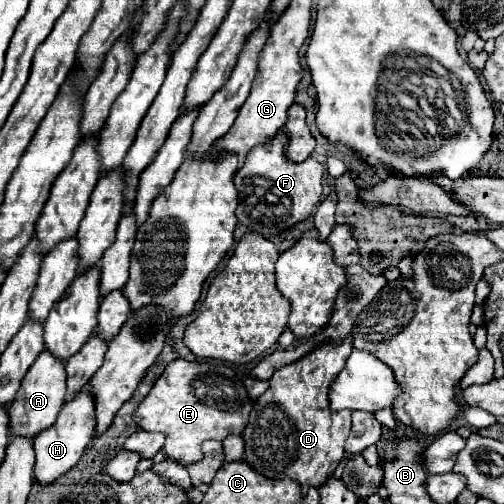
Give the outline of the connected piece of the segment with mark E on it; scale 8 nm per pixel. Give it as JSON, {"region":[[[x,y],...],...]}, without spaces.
{"region":[[[174,360],[160,374],[150,394],[140,402],[134,414],[138,428],[146,432],[166,434],[164,454],[188,466],[202,456],[204,440],[224,440],[230,434],[242,434],[248,424],[248,414],[252,410],[252,400],[246,394],[242,380],[236,370],[224,362],[188,362]]]}

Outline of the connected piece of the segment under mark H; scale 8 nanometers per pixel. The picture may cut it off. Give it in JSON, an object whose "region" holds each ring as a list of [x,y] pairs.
{"region":[[[84,386],[72,400],[64,402],[56,422],[50,428],[36,434],[34,438],[34,452],[36,452],[34,478],[40,484],[50,484],[50,480],[56,480],[62,474],[66,474],[72,466],[76,466],[88,442],[92,440],[94,432],[96,432],[96,400],[90,392],[90,386]]]}

